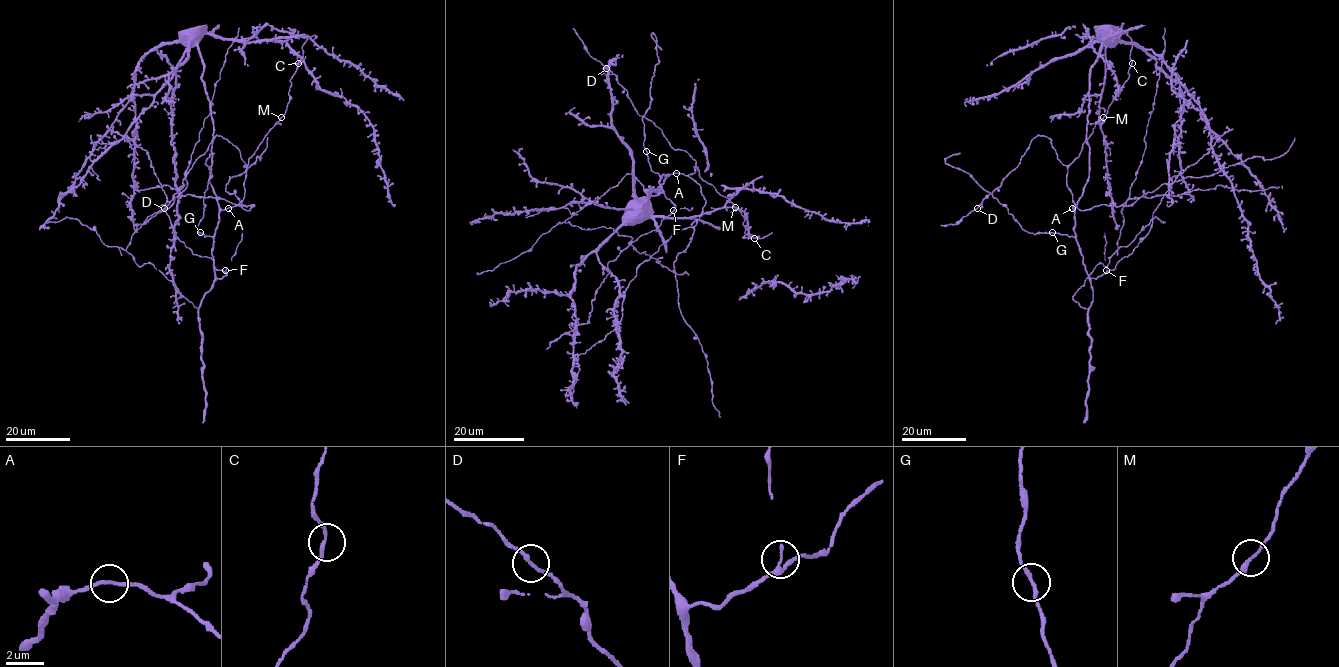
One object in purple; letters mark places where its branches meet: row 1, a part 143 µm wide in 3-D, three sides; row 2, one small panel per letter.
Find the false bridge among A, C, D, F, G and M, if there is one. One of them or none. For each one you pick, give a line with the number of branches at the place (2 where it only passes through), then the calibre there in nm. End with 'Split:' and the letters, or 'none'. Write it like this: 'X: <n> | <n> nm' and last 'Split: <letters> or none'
Split: none

